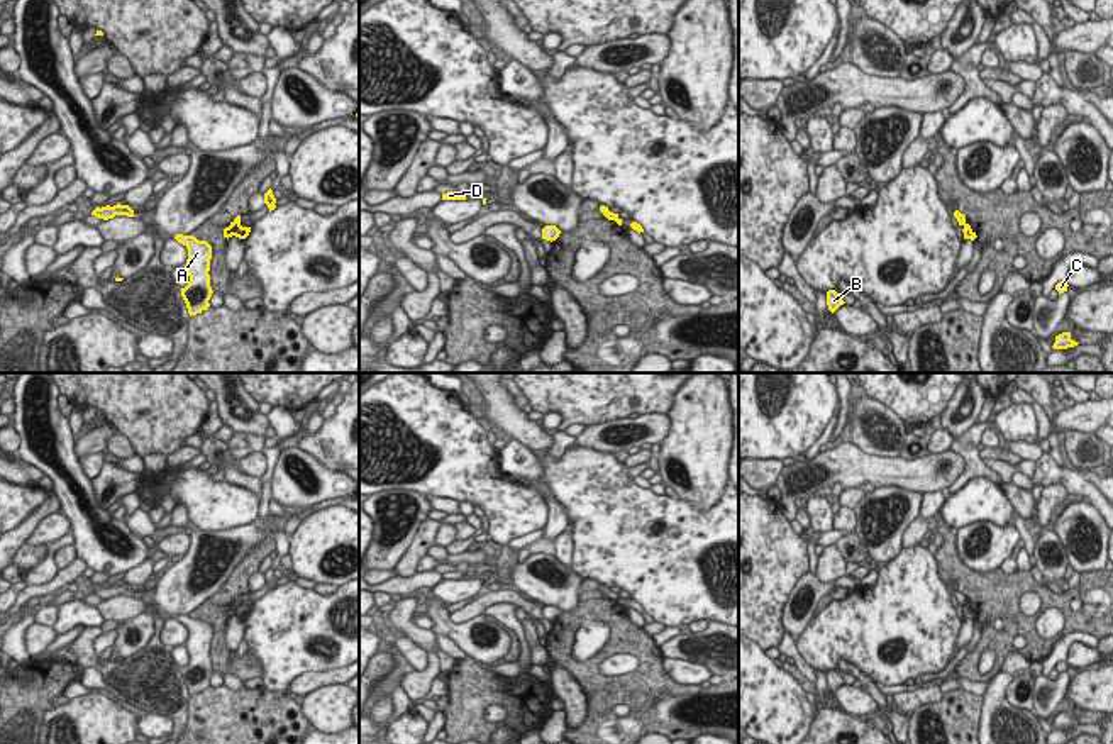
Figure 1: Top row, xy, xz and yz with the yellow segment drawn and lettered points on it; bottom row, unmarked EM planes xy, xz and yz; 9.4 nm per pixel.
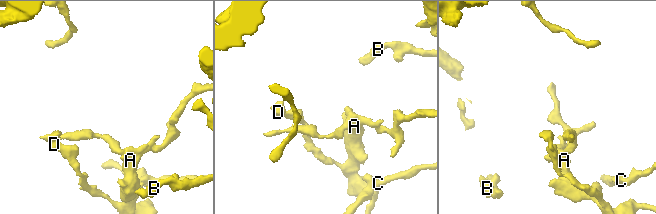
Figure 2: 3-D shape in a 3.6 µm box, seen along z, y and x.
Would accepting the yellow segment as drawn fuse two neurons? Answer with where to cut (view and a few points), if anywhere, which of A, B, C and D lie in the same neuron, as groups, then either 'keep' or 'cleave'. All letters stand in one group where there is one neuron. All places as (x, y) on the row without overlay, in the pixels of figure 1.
cut in xy along (239, 604), (232, 614); A D / B C; cleave

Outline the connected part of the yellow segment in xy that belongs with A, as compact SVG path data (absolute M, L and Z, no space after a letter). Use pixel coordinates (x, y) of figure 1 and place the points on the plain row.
M176 614L174 619L188 629L185 647L190 661L185 668L181 668L181 676L191 697L210 686L208 680L213 673L208 654L212 625L207 620L198 620L193 615Z

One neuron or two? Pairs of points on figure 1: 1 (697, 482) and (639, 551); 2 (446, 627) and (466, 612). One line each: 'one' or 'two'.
1: two
2: two

